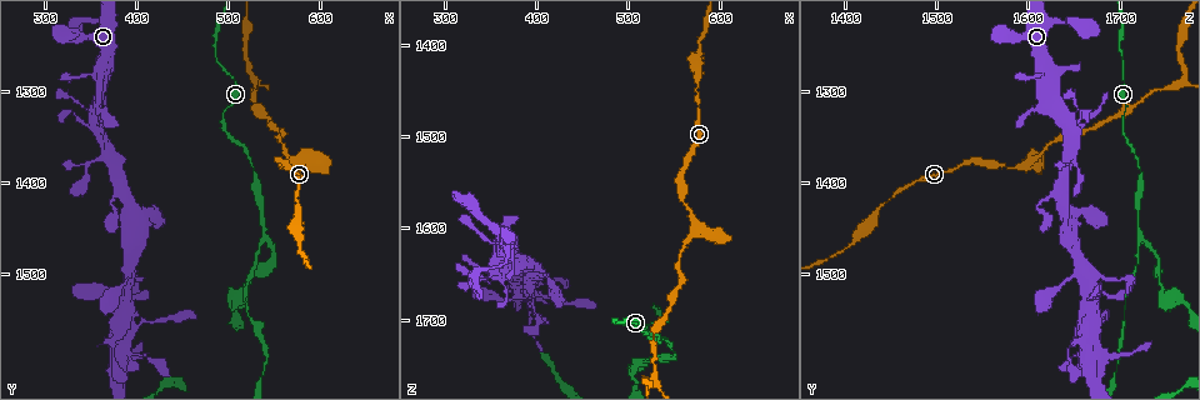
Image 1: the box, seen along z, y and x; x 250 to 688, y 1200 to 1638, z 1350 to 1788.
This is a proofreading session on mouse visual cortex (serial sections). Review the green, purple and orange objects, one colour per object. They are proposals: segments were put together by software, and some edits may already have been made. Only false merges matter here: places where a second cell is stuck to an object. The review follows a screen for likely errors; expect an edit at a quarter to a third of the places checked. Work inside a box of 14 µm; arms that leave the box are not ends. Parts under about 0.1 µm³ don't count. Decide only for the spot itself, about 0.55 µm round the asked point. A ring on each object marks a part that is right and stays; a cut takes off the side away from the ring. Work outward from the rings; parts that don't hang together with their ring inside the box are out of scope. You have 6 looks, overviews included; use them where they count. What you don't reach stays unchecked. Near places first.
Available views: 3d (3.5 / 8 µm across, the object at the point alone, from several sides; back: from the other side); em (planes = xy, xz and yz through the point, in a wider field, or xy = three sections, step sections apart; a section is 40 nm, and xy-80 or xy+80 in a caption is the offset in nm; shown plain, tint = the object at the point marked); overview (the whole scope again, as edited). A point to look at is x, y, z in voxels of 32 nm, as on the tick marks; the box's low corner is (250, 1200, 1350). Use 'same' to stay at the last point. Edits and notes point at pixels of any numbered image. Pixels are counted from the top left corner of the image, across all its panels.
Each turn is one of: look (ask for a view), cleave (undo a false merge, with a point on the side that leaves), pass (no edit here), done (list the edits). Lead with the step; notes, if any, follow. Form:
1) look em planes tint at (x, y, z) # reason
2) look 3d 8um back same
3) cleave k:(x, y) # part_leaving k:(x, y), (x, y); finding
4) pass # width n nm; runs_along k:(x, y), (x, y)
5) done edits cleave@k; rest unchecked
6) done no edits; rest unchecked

look 3d 8um at (530, 1290, 1770) # abrupt turn

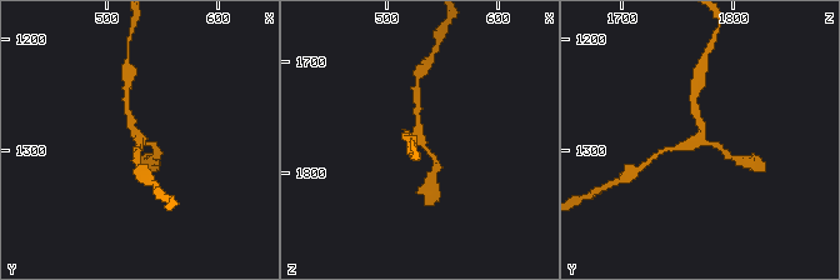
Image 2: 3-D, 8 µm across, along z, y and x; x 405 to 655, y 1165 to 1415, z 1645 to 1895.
look 3d 3.5um at (530, 1290, 1768)

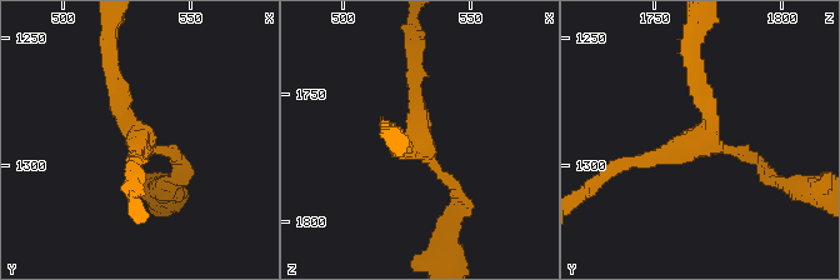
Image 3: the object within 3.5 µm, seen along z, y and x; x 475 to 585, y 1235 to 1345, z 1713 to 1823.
look em xy step 3 tint at (530, 1289, 1768) # arms 3; arm_widths 150, 200, 200 nm

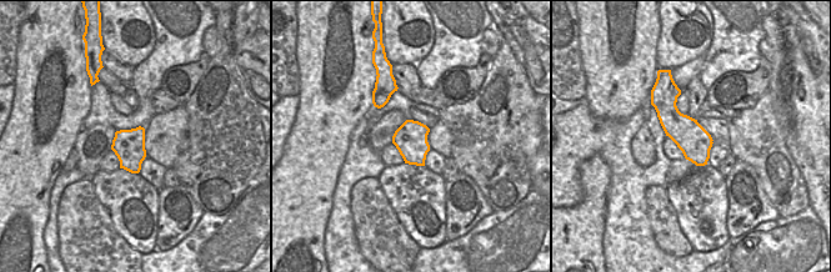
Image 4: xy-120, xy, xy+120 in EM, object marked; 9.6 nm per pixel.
pass # runs_along 3:(626, 164), (713, 126), (694, 69); one cell here

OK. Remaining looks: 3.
look 3d 3.5um at (540, 1455, 1720) # a narrow waist

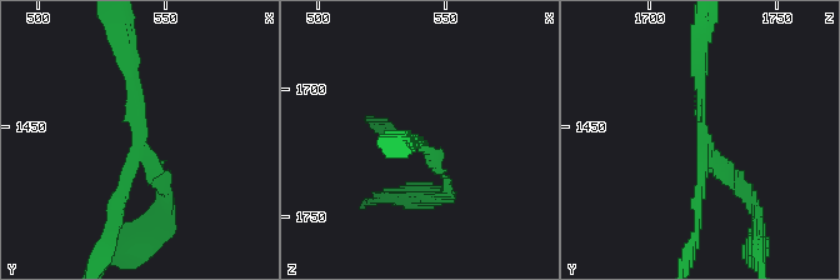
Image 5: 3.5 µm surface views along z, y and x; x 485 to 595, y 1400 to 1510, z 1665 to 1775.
look em xy step 3 plain at (540, 1457, 1722) # arms 3; arm_widths 150, 150, 150 nm

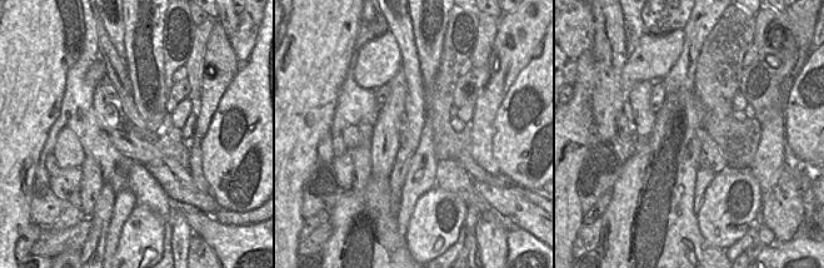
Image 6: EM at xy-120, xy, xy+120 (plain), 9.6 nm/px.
look em xy step 3 tint same # with the object marked

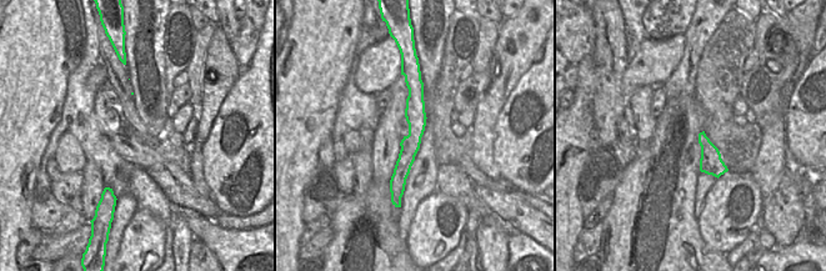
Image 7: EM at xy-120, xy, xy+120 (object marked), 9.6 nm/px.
cleave 5:(161, 194) # two cells meet here

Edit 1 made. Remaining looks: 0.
done edits cleave@5; rest unchecked

